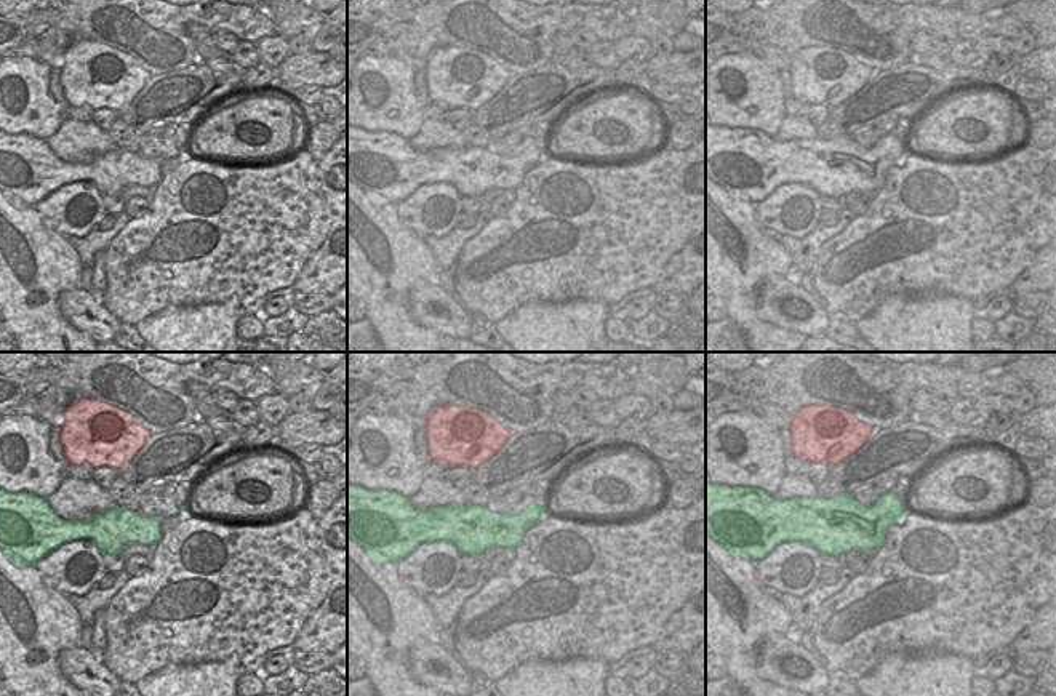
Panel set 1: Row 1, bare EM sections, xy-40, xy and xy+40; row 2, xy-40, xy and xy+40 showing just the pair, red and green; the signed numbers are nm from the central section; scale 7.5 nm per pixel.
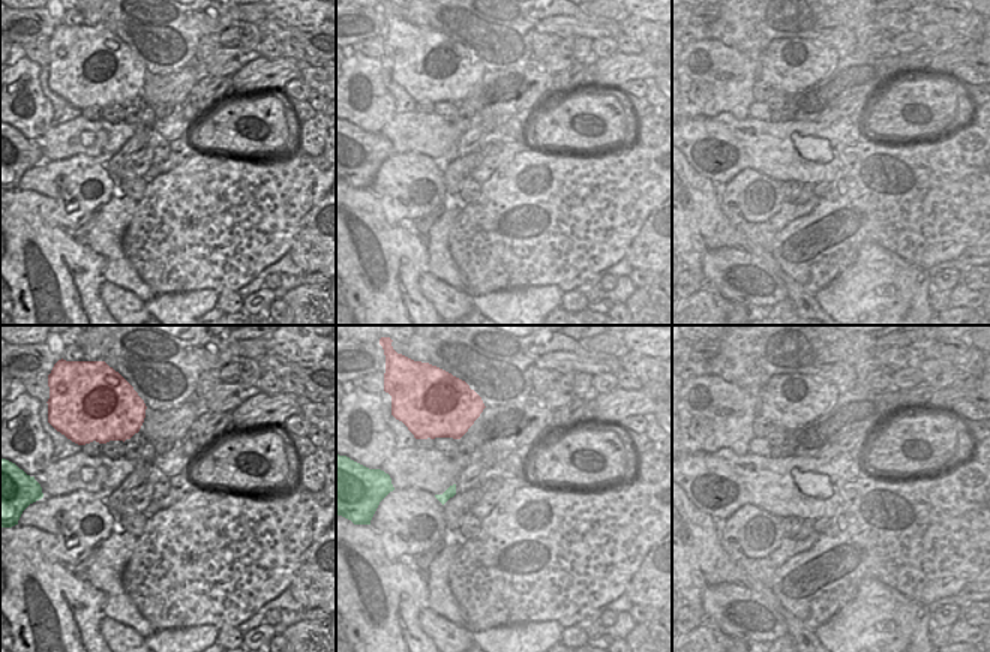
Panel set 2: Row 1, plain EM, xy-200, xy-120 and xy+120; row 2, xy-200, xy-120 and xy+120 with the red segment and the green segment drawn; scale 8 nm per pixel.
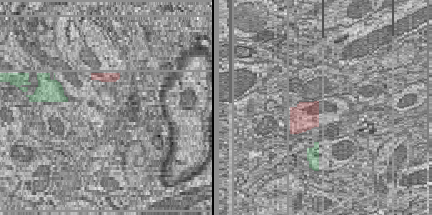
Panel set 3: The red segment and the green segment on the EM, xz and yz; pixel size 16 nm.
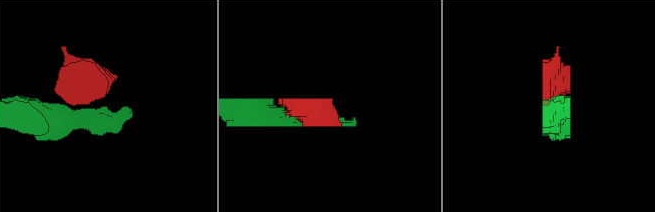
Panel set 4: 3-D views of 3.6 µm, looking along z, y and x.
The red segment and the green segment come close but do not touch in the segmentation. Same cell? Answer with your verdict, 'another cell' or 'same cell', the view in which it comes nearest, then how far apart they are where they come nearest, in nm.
another cell | xy+40 | 220 nm

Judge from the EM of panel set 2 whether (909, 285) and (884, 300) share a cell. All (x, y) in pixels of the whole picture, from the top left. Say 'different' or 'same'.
same

